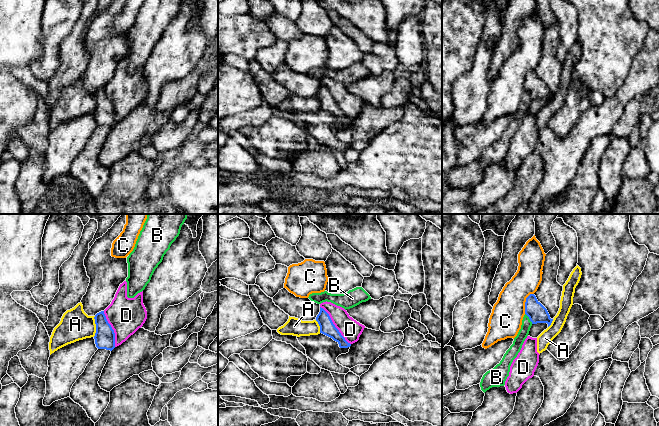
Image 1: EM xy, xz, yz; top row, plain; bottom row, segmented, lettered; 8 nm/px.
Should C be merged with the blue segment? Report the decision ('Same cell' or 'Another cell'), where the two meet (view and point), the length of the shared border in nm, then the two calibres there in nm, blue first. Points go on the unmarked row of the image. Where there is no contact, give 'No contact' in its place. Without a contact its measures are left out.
Another cell. Touches blue at yz (525, 78). Shared border 180 nm. Thickness 160 nm (blue) against 260 nm

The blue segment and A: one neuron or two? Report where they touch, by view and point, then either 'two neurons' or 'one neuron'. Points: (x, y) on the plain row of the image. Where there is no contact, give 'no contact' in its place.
xy (96, 102) | two neurons

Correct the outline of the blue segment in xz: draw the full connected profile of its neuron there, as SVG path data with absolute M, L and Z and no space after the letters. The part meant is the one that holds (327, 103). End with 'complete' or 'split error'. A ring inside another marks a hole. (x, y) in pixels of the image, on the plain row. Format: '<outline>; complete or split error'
M321 83L320 88L316 93L316 97L320 102L320 109L332 114L339 120L340 124L348 124L351 122L351 120L345 116L339 106L335 103L329 90Z; complete

